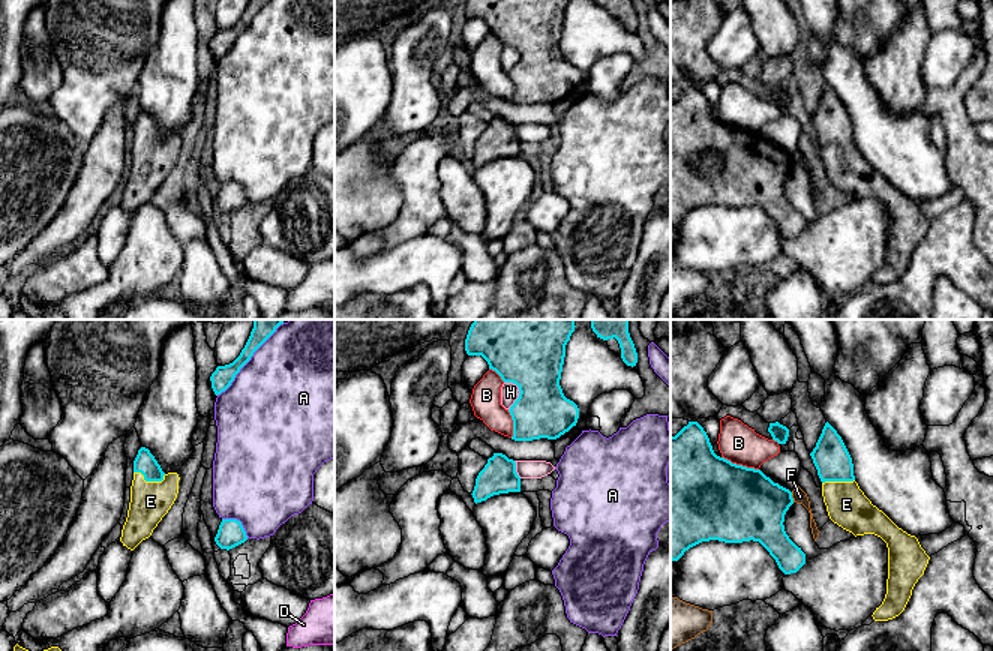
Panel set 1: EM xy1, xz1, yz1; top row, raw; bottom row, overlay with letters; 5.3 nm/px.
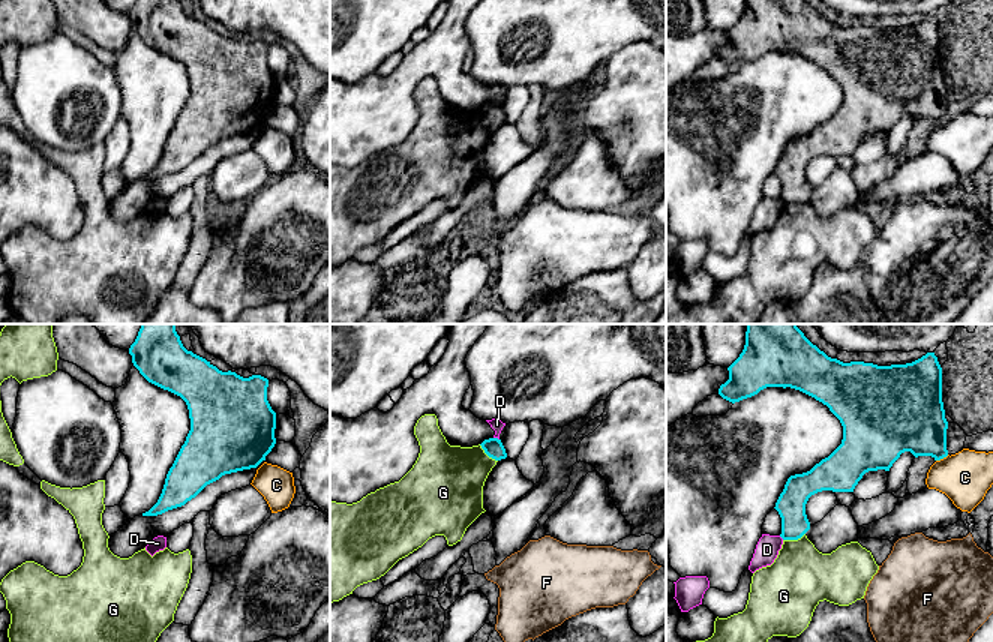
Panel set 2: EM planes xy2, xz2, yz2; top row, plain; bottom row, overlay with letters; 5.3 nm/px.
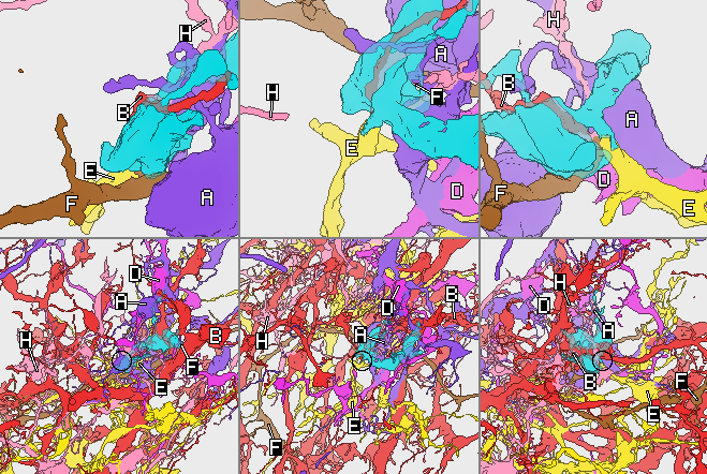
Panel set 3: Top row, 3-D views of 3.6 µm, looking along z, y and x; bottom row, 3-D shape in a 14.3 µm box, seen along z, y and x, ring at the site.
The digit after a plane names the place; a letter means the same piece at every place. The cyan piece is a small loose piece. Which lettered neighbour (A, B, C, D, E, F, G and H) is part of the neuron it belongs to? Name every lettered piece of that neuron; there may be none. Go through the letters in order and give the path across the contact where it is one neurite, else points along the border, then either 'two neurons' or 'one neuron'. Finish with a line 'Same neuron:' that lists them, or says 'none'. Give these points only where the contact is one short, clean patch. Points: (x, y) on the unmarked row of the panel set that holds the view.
A: two neurons
B: two neurons
C: two neurons
D: along xz2 (494, 101), (498, 104) | two neurons
E: across xy1 (144, 126), (150, 144), (150, 165) | one neuron
F: two neurons
G: two neurons
H: two neurons
Same neuron: E

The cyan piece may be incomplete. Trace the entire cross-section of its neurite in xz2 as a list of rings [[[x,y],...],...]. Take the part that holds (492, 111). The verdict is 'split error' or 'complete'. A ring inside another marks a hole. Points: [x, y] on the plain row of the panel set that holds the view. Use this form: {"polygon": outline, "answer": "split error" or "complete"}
{"polygon": [[[498,102],[484,104],[480,110],[484,114],[484,117],[495,124],[501,124],[507,122],[506,112],[501,104]]], "answer": "complete"}

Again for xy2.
{"polygon": [[[136,0],[129,12],[134,30],[152,48],[180,60],[189,74],[190,94],[170,132],[158,166],[142,180],[184,170],[225,138],[256,132],[276,108],[276,76],[267,64],[268,44],[222,36],[188,15],[180,0]]], "answer": "complete"}

